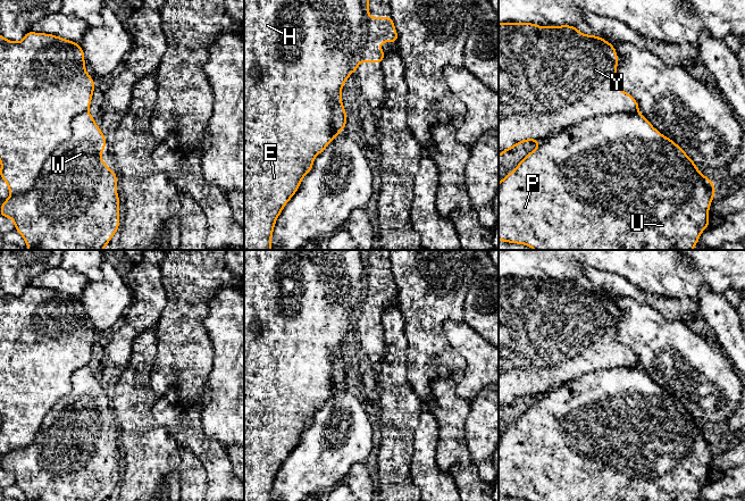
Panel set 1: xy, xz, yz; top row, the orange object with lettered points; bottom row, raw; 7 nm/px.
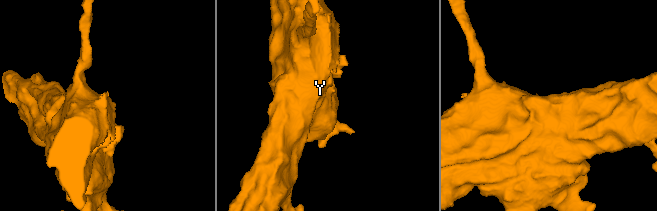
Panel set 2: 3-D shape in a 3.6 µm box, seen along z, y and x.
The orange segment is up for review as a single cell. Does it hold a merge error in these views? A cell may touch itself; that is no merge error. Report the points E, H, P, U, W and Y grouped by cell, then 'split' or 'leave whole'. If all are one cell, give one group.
E H Y / P U W; split

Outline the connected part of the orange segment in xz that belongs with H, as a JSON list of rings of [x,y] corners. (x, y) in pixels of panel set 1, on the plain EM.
[[[244,250],[244,501],[273,501],[275,477],[296,448],[302,433],[312,424],[315,412],[333,395],[333,361],[342,342],[359,317],[382,317],[382,297],[397,297],[392,272],[370,272],[369,250]]]

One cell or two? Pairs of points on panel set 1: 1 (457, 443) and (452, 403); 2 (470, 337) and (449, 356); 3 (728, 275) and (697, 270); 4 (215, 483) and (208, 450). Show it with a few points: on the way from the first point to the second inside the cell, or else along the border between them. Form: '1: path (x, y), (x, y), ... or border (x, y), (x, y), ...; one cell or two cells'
1: path (452, 433), (452, 414); one cell
2: border (443, 326), (448, 341), (465, 360), (463, 369); two cells
3: path (720, 270), (705, 270); one cell
4: path (215, 475), (215, 458); one cell

